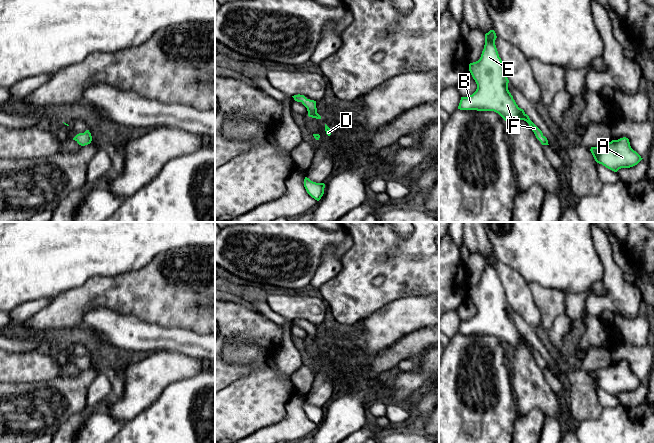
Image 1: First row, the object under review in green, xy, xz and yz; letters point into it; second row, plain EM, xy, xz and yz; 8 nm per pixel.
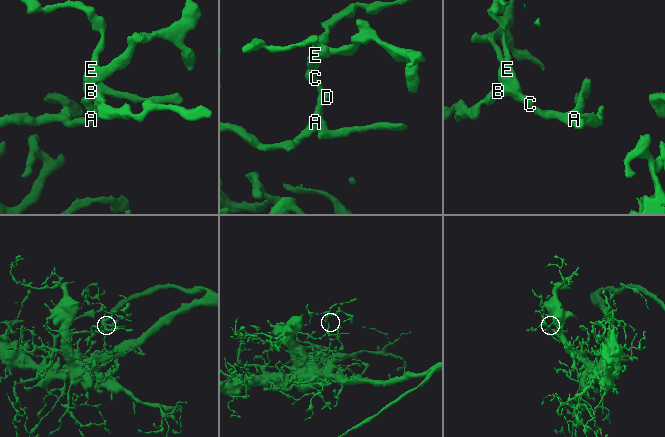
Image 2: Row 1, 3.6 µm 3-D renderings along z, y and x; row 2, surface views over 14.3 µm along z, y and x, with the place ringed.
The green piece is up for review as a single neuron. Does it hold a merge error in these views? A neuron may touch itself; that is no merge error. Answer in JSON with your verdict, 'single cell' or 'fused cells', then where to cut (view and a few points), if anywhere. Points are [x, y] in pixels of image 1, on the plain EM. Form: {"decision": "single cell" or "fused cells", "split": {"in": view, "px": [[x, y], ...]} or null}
{"decision": "single cell", "split": null}

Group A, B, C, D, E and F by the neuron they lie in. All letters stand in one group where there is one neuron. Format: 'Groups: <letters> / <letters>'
Groups: A B C D E F

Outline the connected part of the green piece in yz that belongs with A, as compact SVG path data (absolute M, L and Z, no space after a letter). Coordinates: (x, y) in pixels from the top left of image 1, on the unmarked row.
M626 361L612 364L597 371L591 371L590 375L597 387L614 396L621 392L633 391L643 383L631 372L629 363Z

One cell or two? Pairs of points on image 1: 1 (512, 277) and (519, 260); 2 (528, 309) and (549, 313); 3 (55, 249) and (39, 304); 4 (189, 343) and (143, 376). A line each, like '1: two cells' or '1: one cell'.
1: two cells
2: two cells
3: two cells
4: two cells

